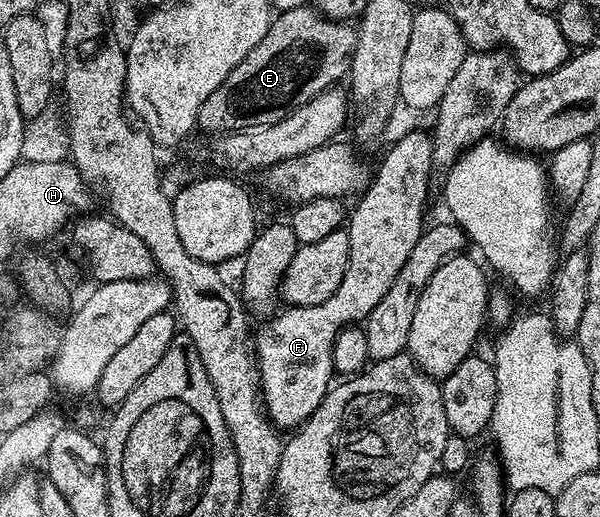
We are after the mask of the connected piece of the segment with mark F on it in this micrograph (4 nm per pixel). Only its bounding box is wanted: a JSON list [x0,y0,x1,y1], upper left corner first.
[252,130,435,428]

